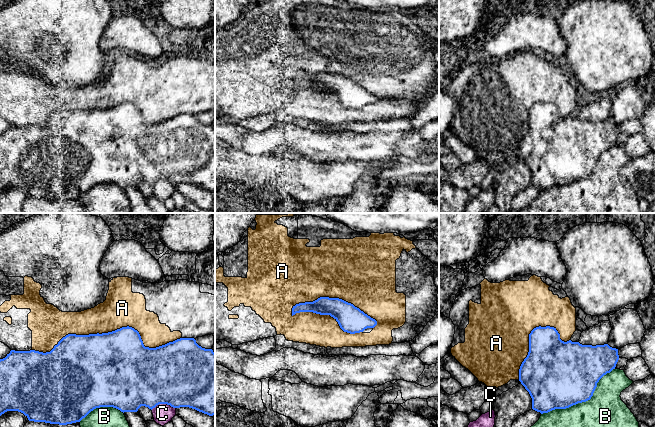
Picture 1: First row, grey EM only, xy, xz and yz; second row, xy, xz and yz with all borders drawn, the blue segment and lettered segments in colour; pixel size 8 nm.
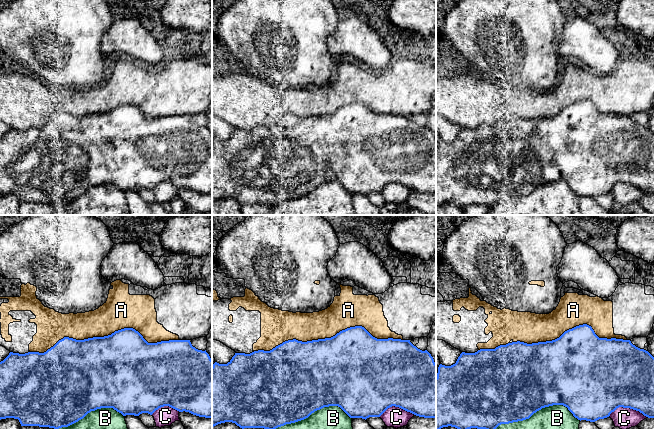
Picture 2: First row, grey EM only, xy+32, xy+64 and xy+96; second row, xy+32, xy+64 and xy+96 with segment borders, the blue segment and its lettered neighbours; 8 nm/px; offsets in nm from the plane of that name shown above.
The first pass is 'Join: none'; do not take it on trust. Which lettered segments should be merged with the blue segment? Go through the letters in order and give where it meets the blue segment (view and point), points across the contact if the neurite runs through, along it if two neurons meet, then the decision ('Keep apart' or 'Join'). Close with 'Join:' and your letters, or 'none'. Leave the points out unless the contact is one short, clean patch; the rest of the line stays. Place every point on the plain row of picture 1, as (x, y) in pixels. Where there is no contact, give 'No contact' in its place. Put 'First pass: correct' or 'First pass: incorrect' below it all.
A: Touches blue at xz (335, 74). Keep apart
B: Touches blue at yz (582, 177). Keep apart
C: Touches blue at xy (163, 179). Keep apart
Join: none
First pass: correct

